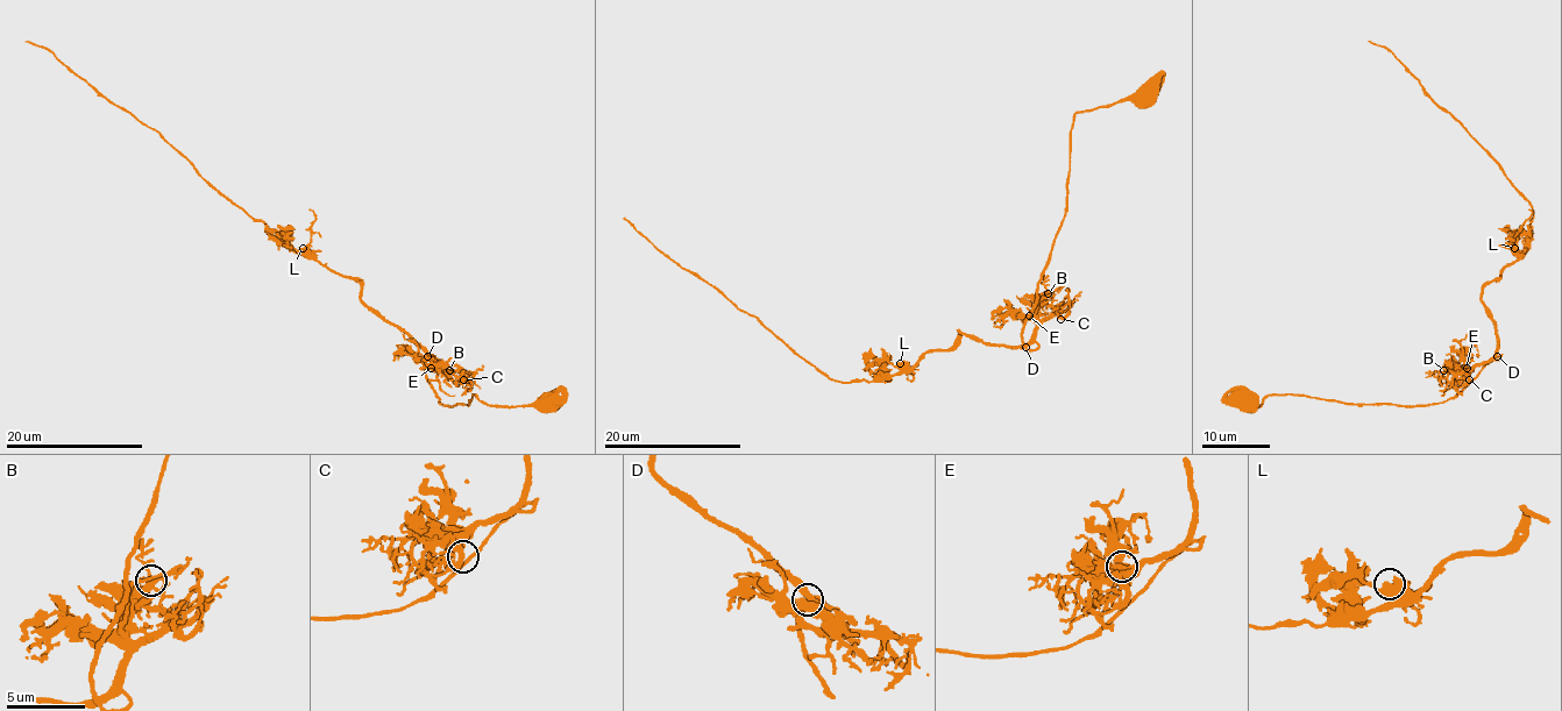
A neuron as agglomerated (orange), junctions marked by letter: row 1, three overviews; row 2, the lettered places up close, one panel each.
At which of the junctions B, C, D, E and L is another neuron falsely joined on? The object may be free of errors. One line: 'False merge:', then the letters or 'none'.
False merge: none

